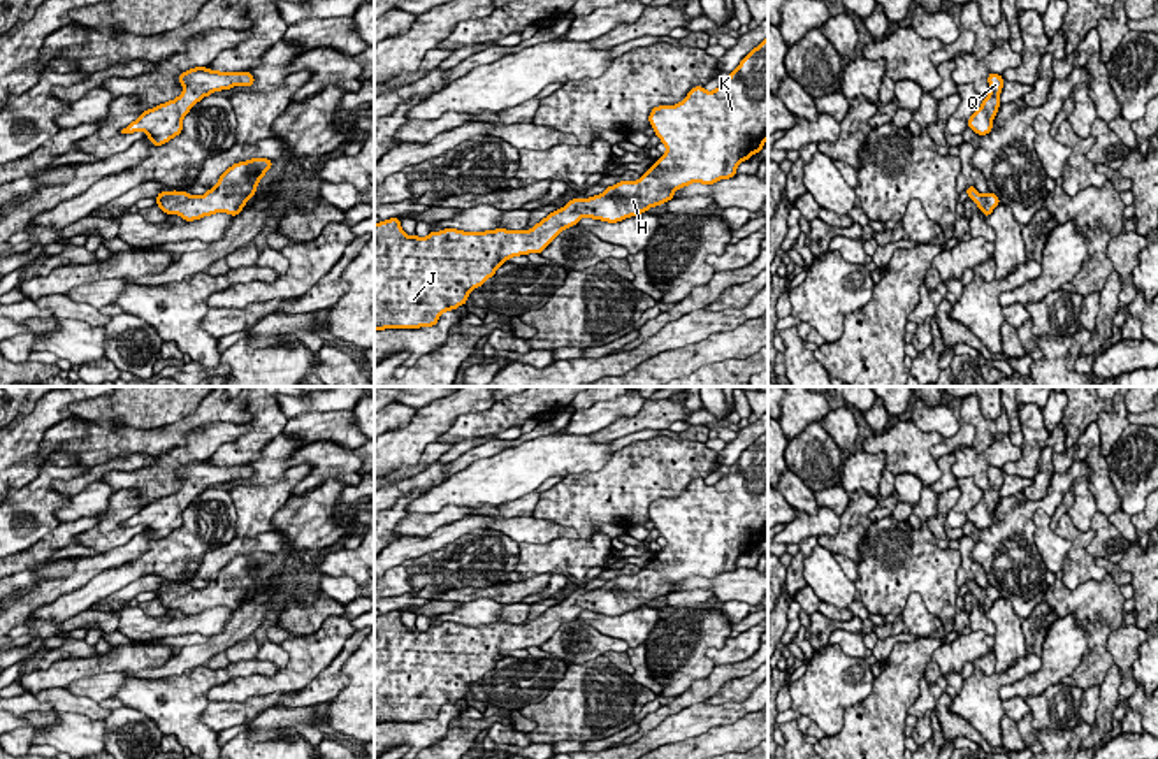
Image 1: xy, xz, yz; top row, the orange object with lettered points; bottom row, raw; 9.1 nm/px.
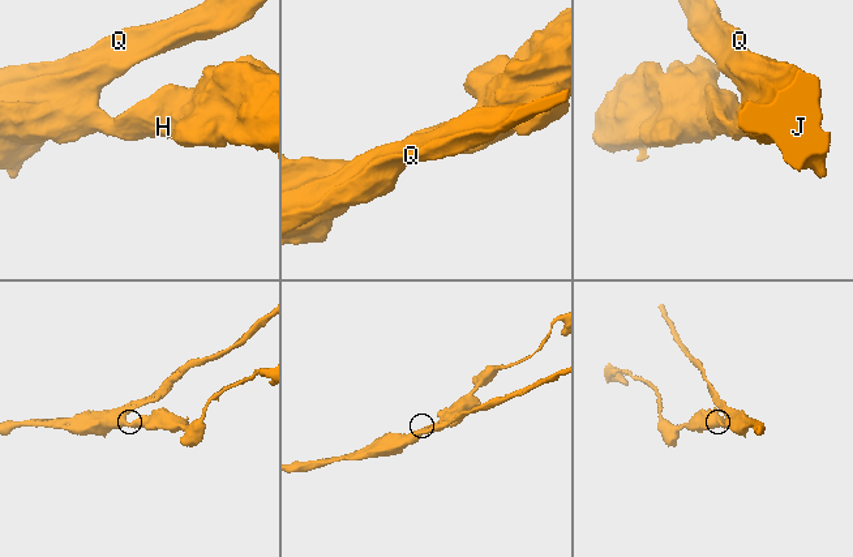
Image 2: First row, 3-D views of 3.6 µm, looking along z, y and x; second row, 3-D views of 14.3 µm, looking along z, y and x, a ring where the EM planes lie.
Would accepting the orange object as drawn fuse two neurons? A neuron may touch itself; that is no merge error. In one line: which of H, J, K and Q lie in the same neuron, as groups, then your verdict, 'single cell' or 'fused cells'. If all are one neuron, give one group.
H J K Q; single cell

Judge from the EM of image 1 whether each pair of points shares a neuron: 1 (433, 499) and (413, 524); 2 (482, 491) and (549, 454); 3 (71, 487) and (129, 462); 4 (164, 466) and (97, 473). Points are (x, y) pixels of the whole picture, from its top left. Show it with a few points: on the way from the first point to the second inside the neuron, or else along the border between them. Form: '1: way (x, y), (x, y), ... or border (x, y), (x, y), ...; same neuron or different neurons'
1: border (463, 506), (445, 505), (431, 513), (406, 515); different neurons
2: way (498, 480), (533, 462); same neuron
3: way (85, 480), (97, 473), (115, 473); same neuron
4: way (148, 473), (113, 473); same neuron

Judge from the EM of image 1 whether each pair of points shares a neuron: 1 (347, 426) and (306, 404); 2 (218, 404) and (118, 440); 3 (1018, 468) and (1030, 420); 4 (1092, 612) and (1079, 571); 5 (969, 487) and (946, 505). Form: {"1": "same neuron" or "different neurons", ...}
{"1": "different neurons", "2": "same neuron", "3": "same neuron", "4": "different neurons", "5": "different neurons"}

